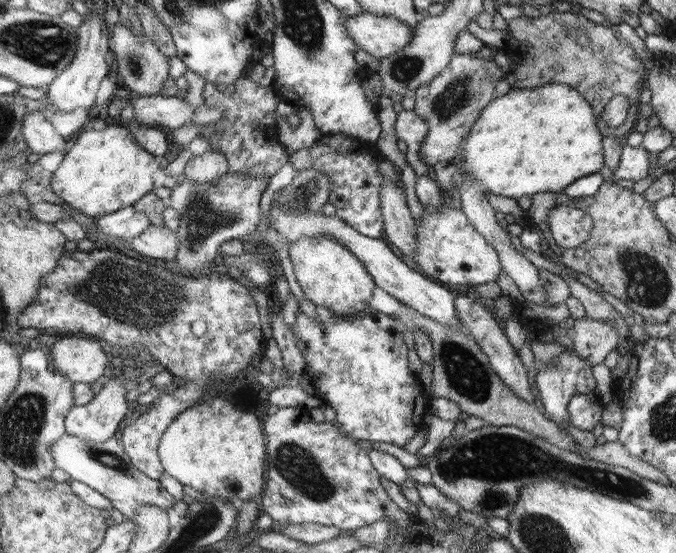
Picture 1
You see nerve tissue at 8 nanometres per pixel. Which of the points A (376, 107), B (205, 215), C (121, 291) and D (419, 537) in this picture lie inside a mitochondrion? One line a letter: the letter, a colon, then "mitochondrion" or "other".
A: other
B: mitochondrion
C: mitochondrion
D: other

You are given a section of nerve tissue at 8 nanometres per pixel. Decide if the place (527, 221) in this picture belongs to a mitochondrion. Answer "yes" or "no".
no

